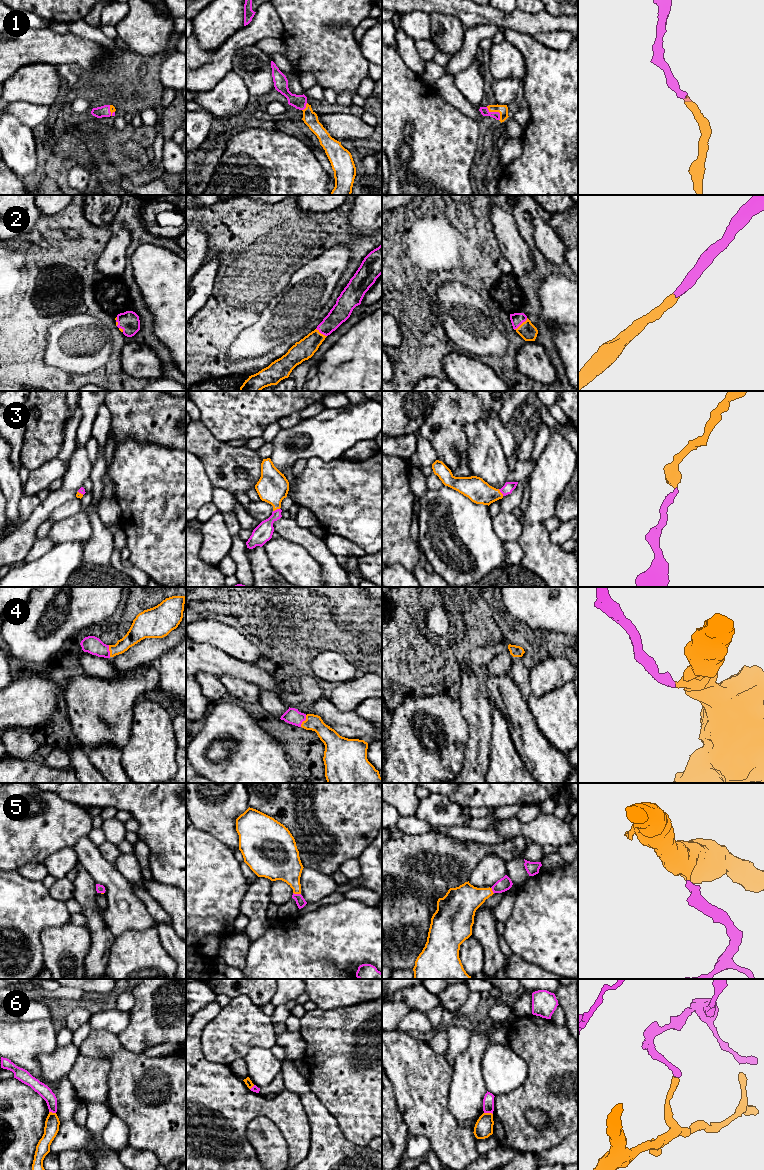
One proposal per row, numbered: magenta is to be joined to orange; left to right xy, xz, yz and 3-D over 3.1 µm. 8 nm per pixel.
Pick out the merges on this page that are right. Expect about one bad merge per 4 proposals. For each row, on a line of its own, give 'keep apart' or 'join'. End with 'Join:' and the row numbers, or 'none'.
1: join
2: join
3: join
4: join
5: join
6: keep apart
Join: 1, 2, 3, 4, 5

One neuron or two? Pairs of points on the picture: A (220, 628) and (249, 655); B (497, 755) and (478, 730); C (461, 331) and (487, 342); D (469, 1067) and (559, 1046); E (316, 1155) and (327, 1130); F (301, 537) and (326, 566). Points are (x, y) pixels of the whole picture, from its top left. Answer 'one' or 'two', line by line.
A: one
B: two
C: one
D: two
E: one
F: one

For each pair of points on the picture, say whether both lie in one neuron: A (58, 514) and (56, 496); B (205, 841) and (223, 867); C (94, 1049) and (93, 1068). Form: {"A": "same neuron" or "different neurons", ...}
{"A": "different neurons", "B": "same neuron", "C": "different neurons"}

